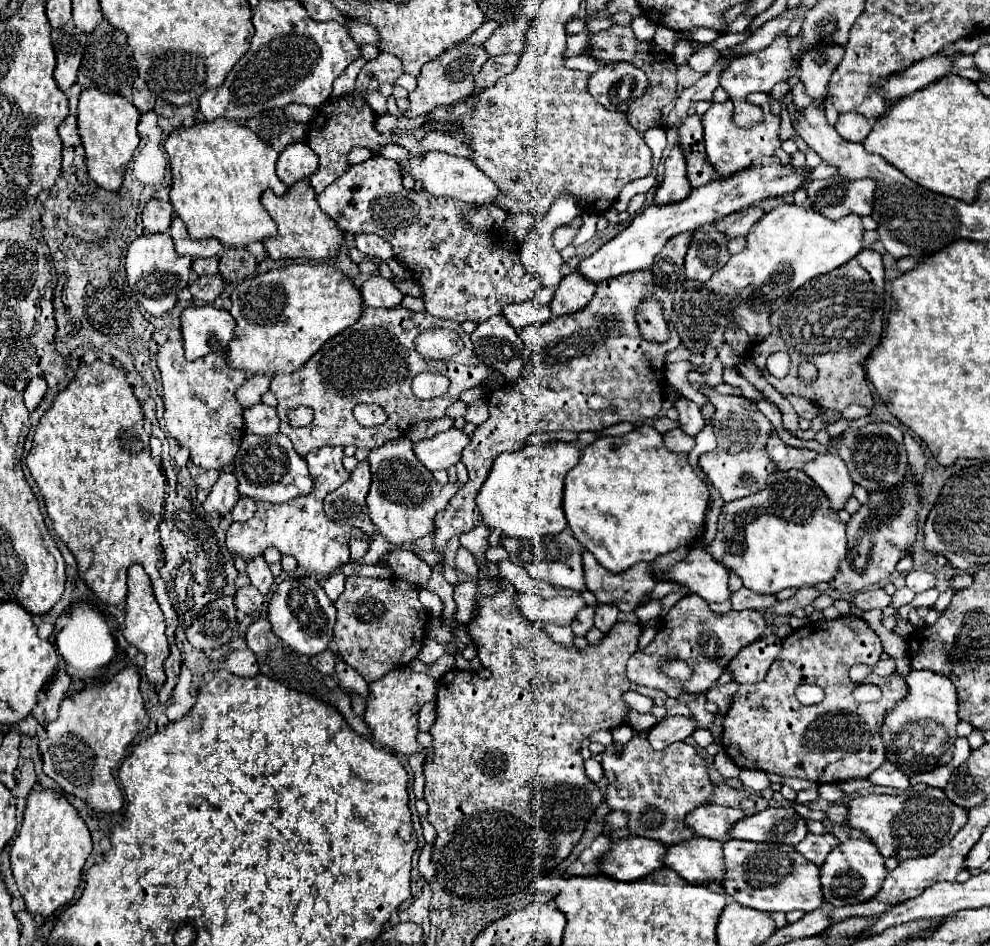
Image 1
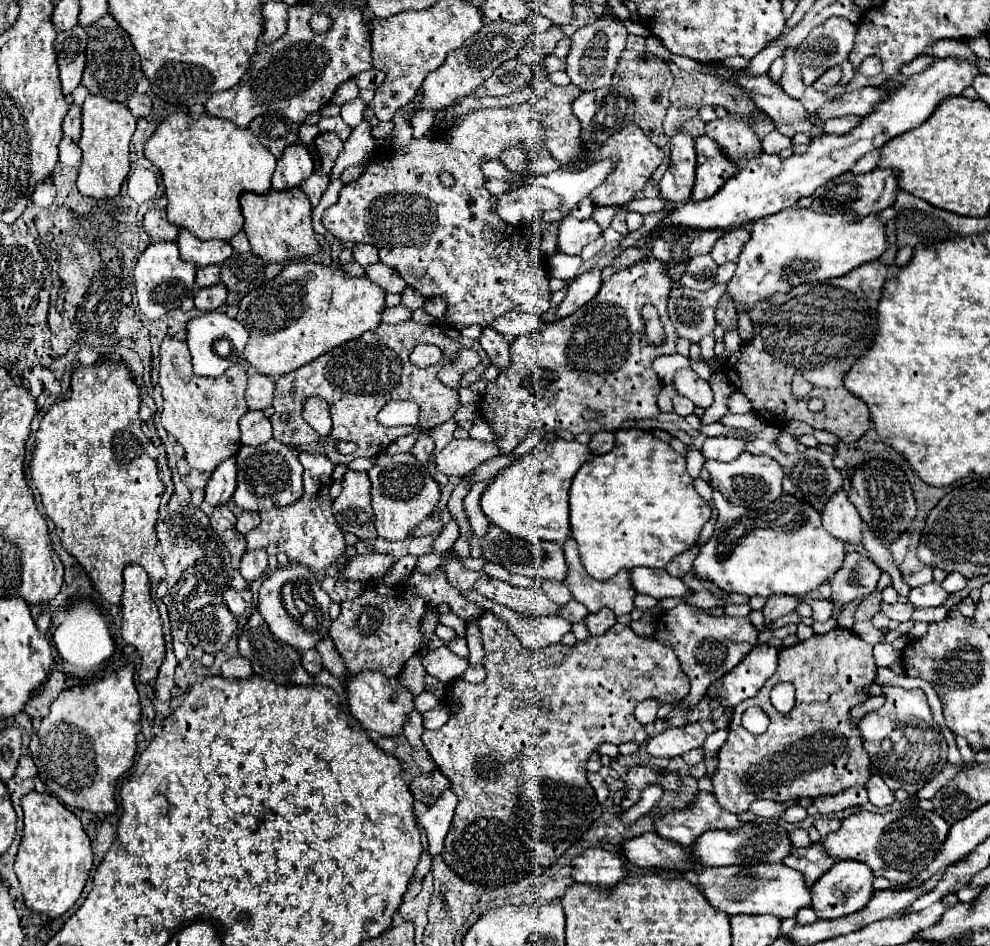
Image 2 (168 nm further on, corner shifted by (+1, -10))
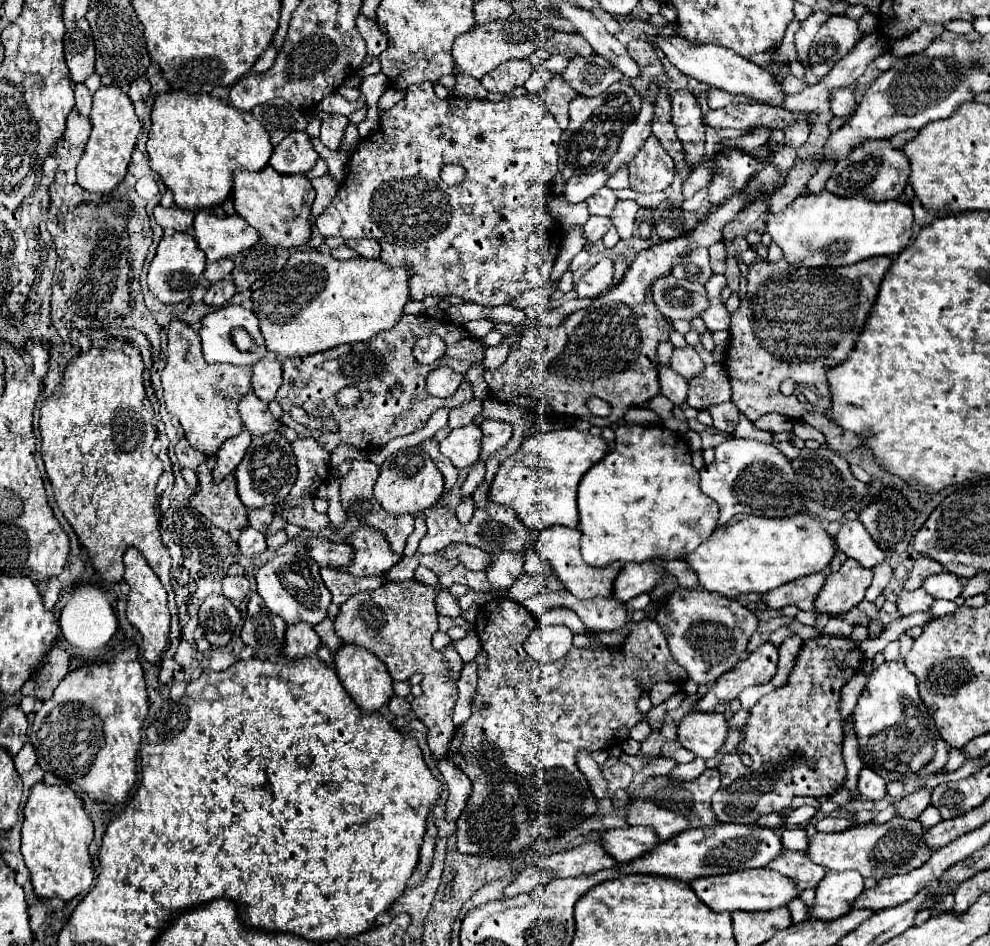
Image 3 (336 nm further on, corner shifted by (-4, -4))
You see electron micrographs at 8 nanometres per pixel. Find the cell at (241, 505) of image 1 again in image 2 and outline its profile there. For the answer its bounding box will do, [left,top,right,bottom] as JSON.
[236,512,260,534]

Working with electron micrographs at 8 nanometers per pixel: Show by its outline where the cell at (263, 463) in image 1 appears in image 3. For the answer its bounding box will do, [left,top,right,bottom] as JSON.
[235,430,297,510]

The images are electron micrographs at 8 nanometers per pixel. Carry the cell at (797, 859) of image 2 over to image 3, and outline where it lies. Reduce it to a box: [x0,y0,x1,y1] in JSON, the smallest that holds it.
[769,848,827,890]

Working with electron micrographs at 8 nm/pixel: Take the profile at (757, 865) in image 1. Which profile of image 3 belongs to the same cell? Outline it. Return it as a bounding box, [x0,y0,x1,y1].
[691,868,799,912]

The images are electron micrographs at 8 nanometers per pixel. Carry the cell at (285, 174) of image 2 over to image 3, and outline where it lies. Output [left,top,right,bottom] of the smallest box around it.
[269,132,319,176]

